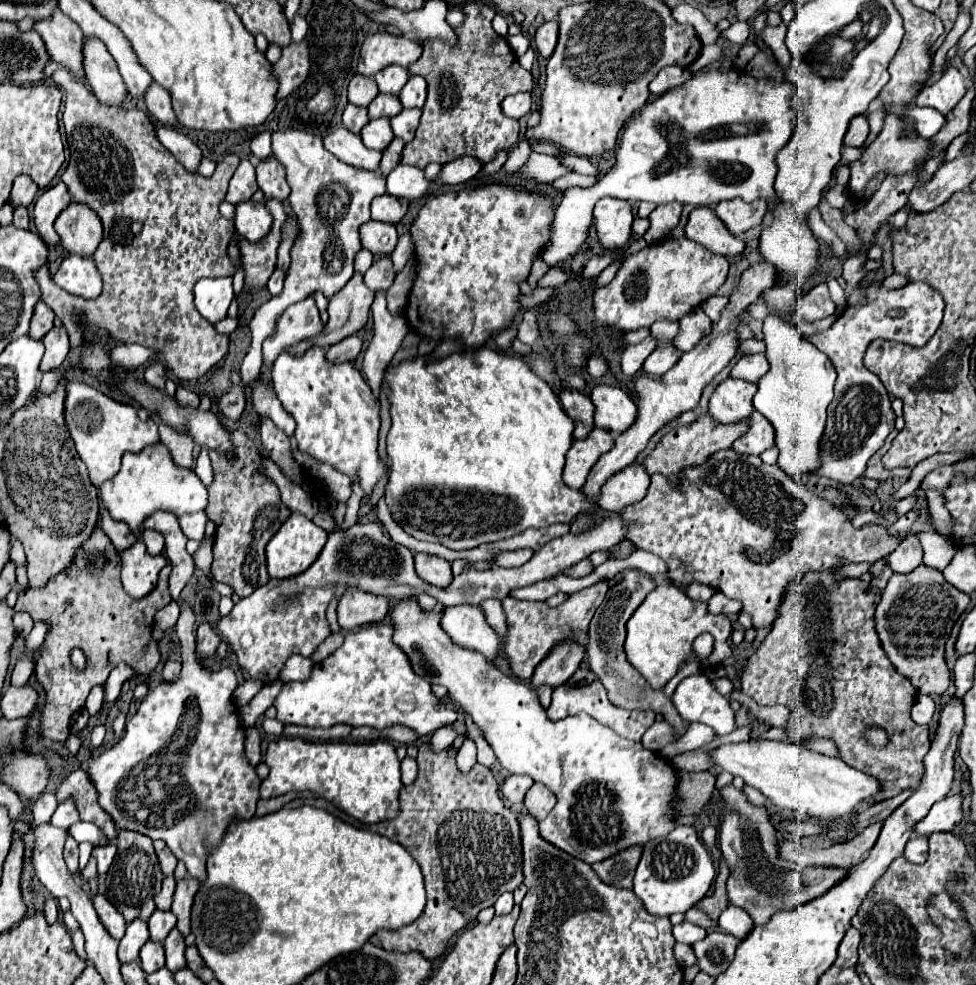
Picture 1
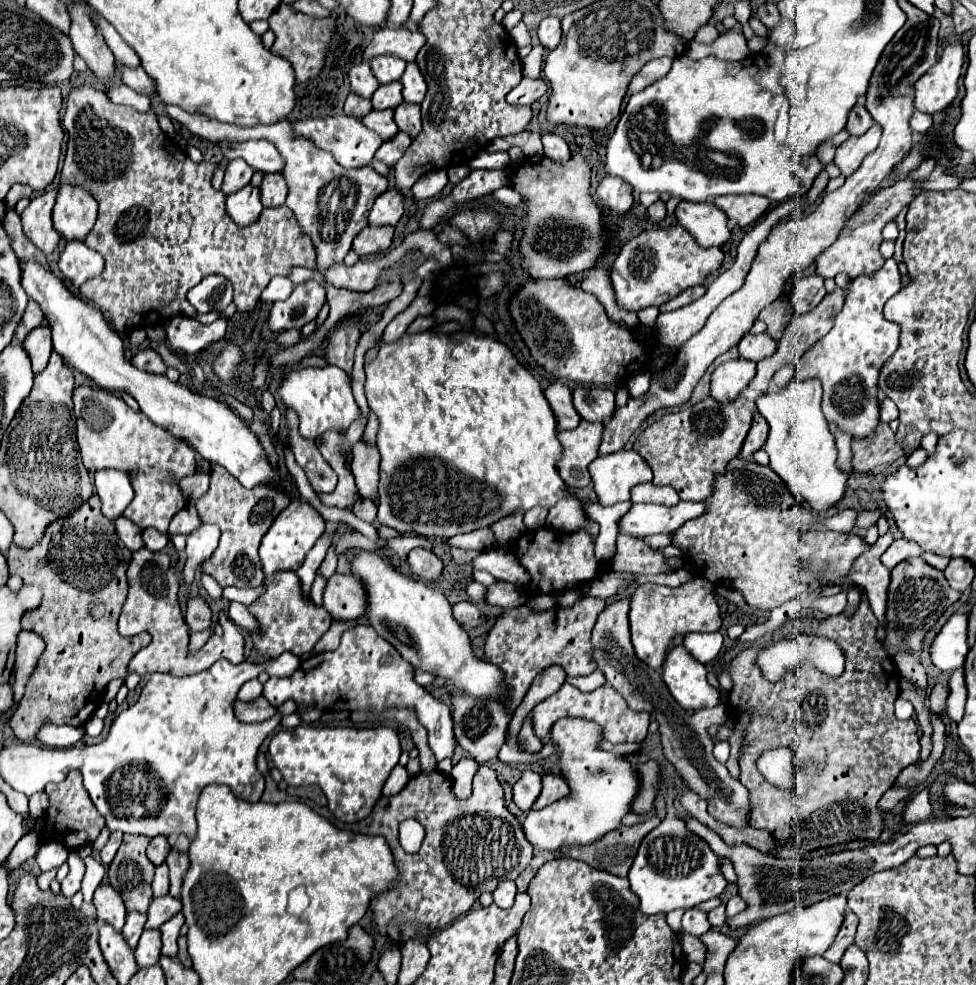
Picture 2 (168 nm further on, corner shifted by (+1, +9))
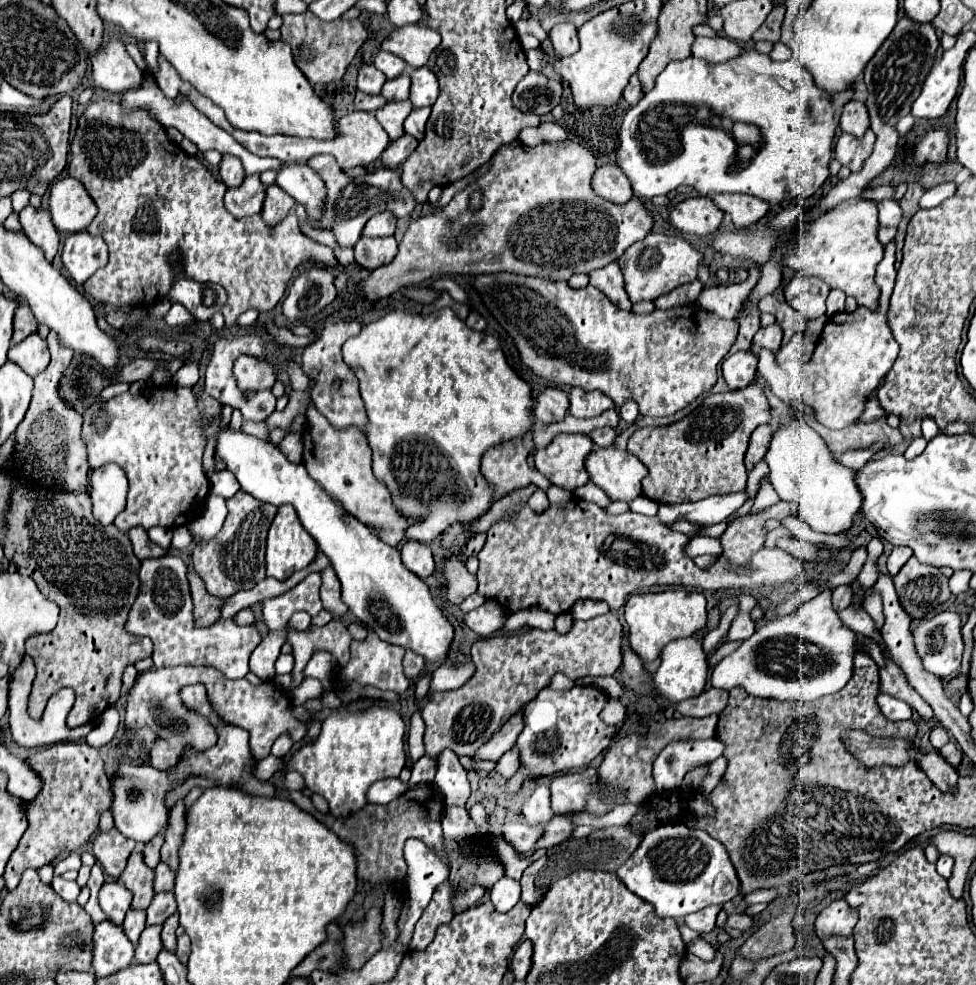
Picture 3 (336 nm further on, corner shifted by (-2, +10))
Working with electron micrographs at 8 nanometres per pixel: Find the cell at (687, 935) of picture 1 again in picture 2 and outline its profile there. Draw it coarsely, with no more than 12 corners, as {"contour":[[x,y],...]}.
{"contour":[[691,908],[679,934],[701,936],[711,928],[707,914]]}

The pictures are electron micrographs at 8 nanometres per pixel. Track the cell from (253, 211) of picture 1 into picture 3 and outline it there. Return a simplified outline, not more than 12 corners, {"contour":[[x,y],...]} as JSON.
{"contour":[[258,175],[224,195],[236,219],[260,213],[266,187]]}

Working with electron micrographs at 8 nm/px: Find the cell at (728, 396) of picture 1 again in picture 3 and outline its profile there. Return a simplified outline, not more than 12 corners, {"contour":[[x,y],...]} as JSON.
{"contour":[[738,351],[722,361],[730,389],[744,389],[756,377],[758,355]]}

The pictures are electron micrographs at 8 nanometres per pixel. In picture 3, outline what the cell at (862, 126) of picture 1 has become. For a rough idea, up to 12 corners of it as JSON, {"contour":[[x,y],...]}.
{"contour":[[848,101],[840,117],[840,129],[862,137],[870,127],[862,101]]}

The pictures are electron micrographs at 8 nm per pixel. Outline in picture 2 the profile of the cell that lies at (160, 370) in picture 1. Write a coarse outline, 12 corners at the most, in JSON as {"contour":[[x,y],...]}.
{"contour":[[153,348],[133,356],[139,370],[165,374],[163,358]]}

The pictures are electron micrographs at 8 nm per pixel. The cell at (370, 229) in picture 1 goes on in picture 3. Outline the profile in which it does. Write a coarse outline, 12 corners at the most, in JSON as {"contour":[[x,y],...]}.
{"contour":[[394,237],[366,239],[354,245],[364,269],[390,263],[398,253]]}

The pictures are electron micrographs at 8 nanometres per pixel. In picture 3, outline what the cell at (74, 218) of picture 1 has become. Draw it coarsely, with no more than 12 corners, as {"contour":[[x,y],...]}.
{"contour":[[66,175],[50,187],[50,217],[60,233],[84,231],[98,207]]}

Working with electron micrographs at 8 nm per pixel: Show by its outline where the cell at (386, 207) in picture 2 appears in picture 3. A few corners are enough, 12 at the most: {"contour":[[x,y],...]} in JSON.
{"contour":[[376,213],[364,227],[362,237],[390,237],[396,217]]}

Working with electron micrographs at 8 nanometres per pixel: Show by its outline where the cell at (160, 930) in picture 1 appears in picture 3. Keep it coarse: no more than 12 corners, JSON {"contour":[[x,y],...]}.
{"contour":[[172,891],[156,893],[146,925],[162,925],[176,911]]}

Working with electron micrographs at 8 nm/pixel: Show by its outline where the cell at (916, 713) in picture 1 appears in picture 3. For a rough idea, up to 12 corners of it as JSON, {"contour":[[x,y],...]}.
{"contour":[[878,693],[878,707],[888,721],[912,717],[910,705]]}

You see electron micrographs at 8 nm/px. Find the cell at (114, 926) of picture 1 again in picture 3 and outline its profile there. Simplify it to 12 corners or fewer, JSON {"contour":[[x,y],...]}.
{"contour":[[108,881],[98,893],[102,911],[122,925],[132,893],[118,881]]}

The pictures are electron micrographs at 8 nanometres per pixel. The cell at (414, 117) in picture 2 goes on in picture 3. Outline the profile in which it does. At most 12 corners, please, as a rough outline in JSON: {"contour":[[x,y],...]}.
{"contour":[[430,107],[414,109],[404,121],[406,133],[422,141]]}

